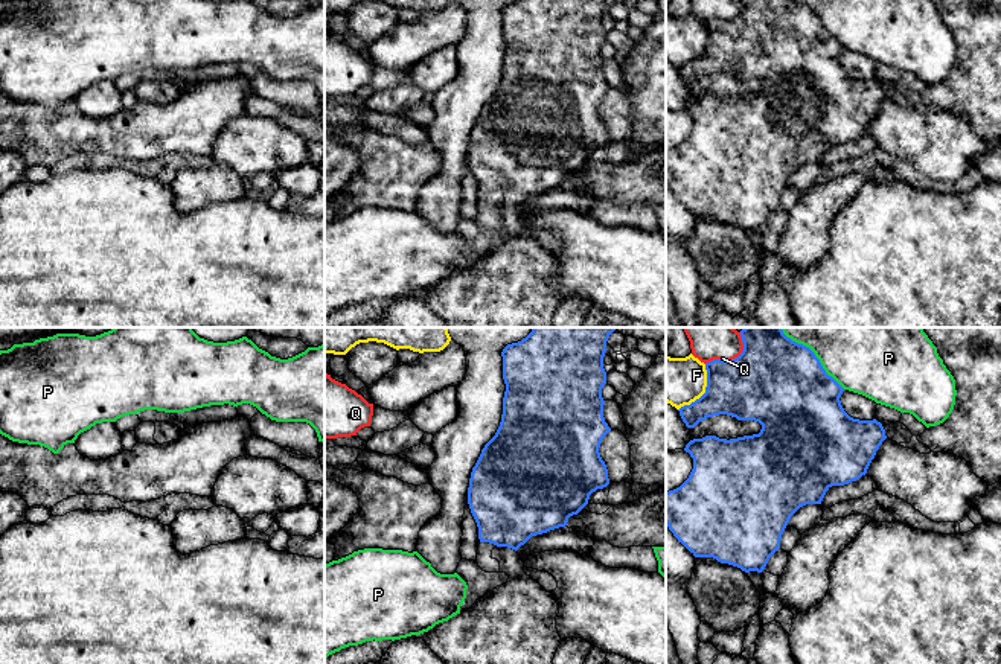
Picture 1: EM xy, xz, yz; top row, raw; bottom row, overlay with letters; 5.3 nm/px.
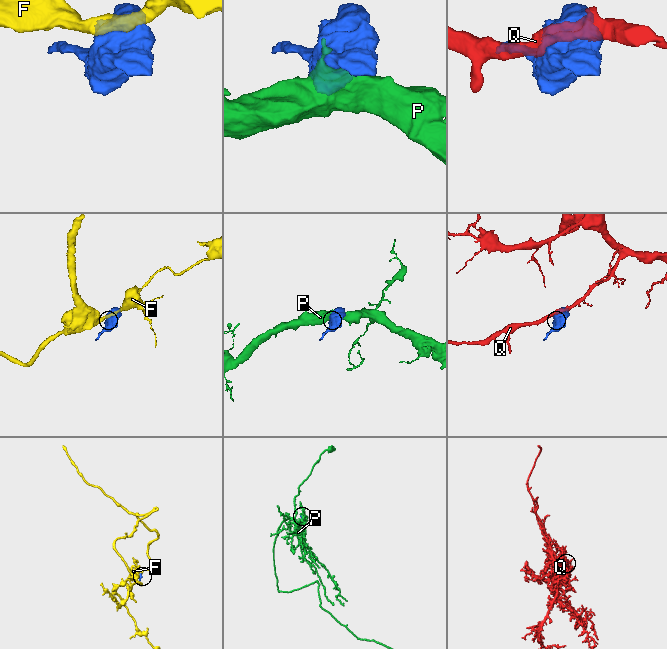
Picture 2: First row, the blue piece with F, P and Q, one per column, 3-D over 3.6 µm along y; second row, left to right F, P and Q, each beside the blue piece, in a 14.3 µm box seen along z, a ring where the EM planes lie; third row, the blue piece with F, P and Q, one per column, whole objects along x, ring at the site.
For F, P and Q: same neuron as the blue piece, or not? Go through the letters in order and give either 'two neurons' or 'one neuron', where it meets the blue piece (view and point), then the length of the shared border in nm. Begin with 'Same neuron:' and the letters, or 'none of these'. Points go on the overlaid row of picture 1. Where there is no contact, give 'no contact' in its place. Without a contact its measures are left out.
Same neuron: none of these
F: two neurons; meets blue in yz at (706, 392); contact 280 nm long
P: two neurons; meets blue in yz at (814, 355); contact 480 nm long
Q: two neurons; meets blue in yz at (735, 358); contact 260 nm long

